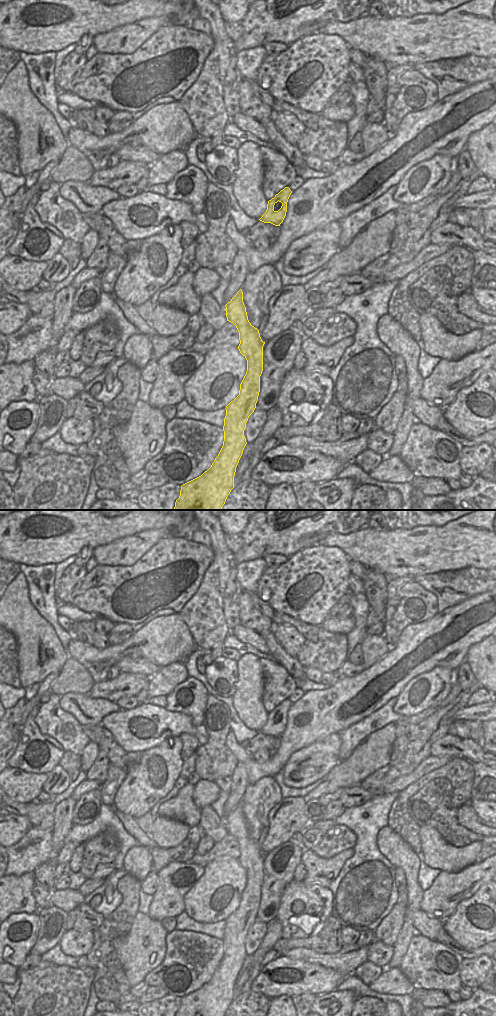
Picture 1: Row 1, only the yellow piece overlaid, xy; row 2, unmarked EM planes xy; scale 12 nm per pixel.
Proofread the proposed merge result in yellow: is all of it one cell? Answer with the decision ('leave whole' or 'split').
leave whole

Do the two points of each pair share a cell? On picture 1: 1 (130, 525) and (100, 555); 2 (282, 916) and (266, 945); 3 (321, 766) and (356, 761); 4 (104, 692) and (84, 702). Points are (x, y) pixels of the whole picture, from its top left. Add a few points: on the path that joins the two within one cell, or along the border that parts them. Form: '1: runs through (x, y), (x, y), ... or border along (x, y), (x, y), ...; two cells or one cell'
1: border along (137, 532), (93, 548); two cells
2: border along (275, 918), (281, 926), (282, 937); two cells
3: border along (339, 762), (326, 774); two cells
4: border along (87, 694), (91, 697), (105, 698), (115, 702); two cells

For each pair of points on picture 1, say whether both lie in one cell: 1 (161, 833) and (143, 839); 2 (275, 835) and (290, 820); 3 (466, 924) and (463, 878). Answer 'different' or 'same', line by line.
1: different
2: same
3: different

